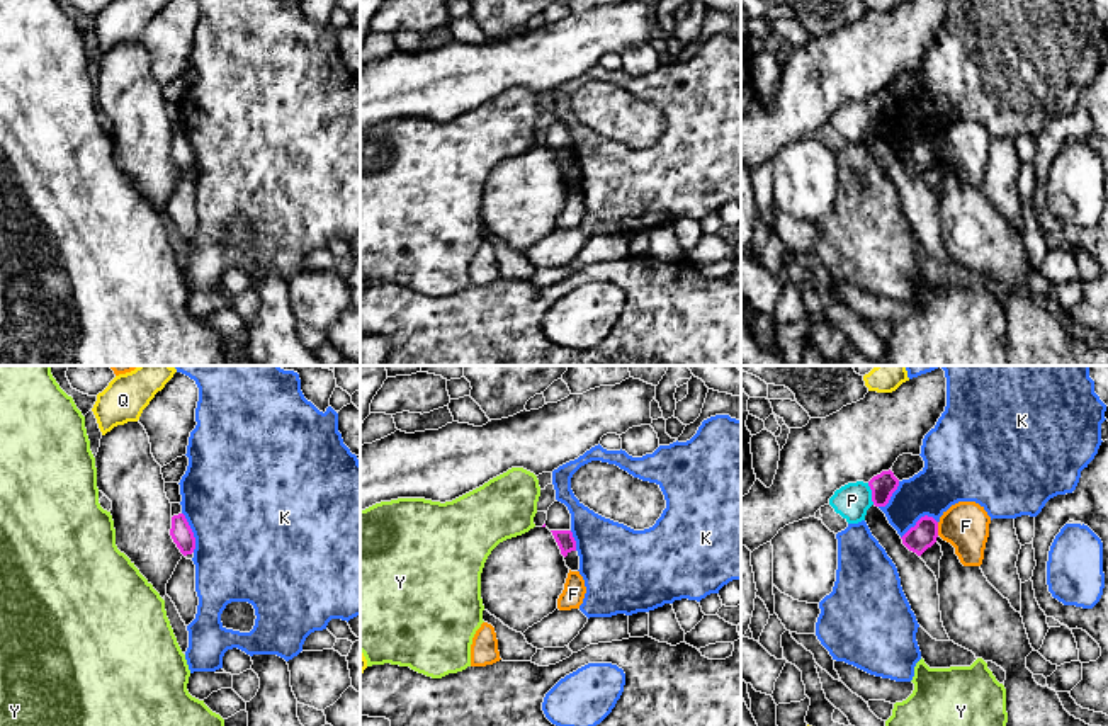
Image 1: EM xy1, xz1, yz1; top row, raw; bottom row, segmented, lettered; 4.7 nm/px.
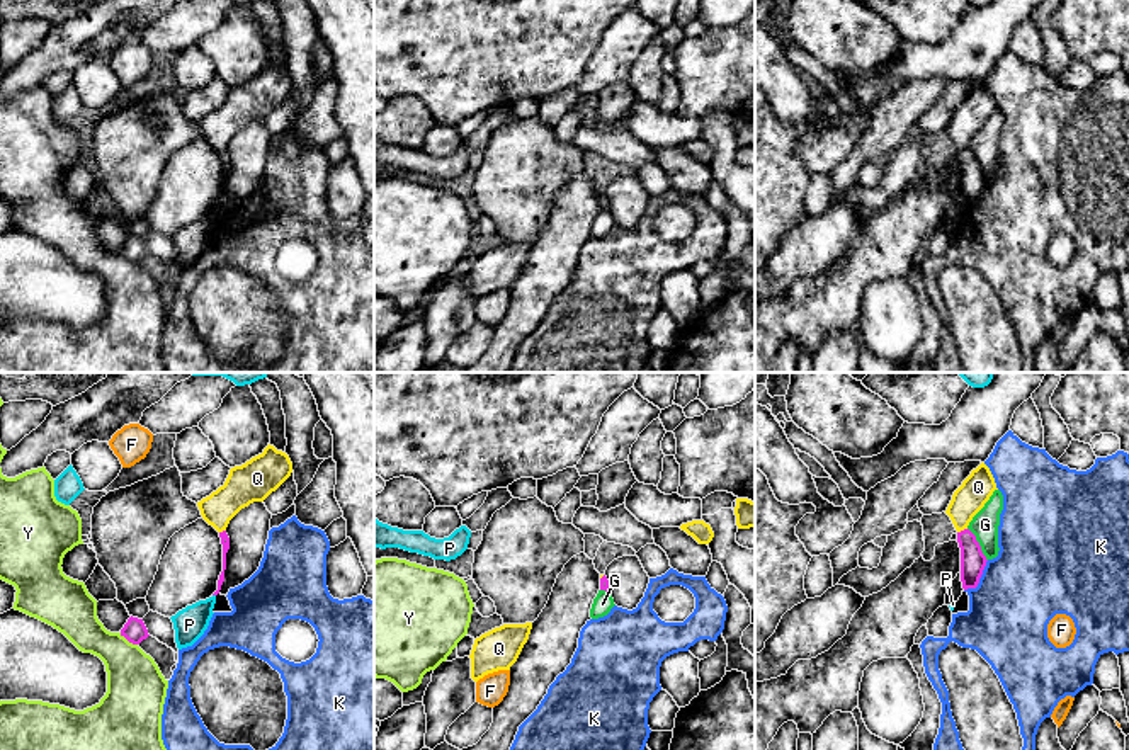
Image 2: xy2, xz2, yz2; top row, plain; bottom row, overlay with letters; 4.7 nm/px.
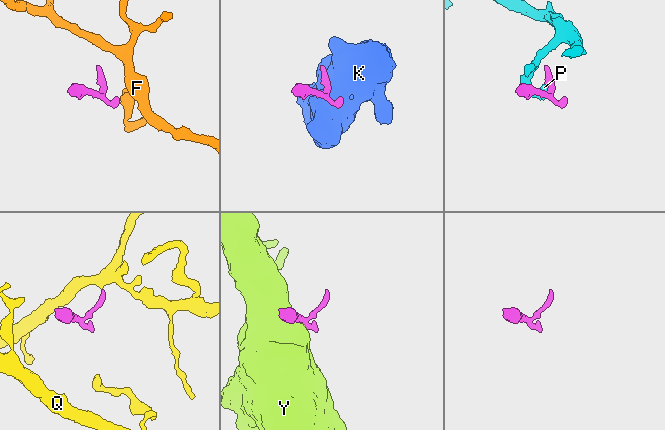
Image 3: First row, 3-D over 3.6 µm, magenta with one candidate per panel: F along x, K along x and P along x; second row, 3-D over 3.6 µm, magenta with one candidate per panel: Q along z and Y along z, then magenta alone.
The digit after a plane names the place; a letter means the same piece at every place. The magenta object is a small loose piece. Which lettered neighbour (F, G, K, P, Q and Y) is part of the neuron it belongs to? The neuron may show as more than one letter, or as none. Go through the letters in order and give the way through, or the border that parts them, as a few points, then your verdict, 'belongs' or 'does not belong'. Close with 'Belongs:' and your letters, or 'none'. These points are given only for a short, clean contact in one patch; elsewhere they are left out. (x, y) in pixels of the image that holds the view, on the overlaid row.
F: border along yz1 (937, 522), (938, 534); does not belong
G: border along yz2 (968, 528), (987, 560); does not belong
K: does not belong
P: does not belong
Q: border along yz2 (966, 528), (958, 533); does not belong
Y: border along xy2 (119, 633), (136, 645); does not belong
Belongs: none

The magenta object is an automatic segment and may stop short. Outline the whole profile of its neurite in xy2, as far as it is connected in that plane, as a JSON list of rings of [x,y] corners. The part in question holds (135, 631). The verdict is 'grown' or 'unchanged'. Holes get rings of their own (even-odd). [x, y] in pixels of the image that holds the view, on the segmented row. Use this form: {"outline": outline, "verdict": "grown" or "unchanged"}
{"outline": [[[129,617],[124,628],[121,629],[121,636],[124,636],[129,643],[139,645],[143,639],[146,639],[148,629],[143,622],[143,619]]], "verdict": "unchanged"}

